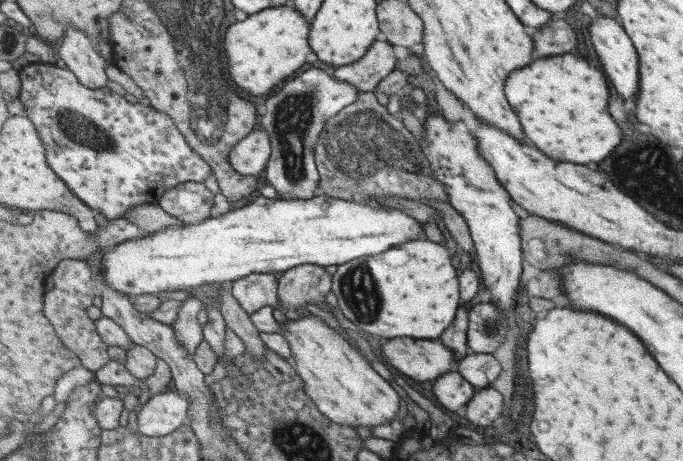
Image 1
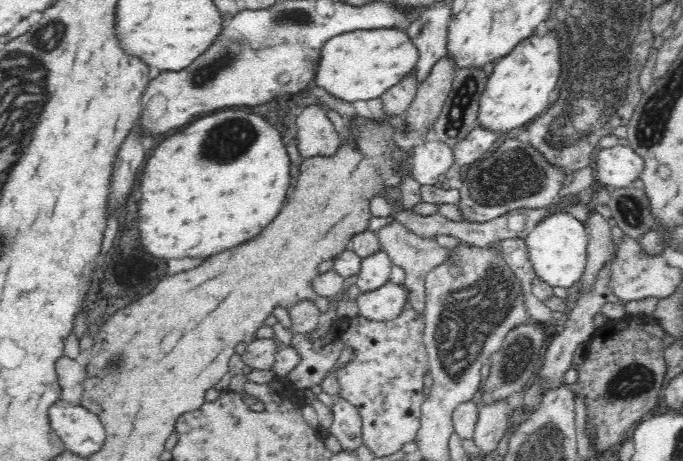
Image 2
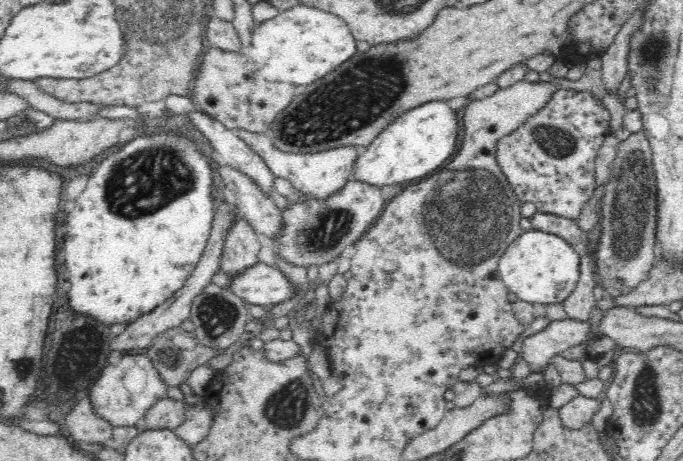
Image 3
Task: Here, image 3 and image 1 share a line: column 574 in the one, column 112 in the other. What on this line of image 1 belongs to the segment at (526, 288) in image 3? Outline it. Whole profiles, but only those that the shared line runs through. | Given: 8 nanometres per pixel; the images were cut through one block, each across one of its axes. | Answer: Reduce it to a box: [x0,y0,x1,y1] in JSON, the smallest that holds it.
[102,194,425,295]

